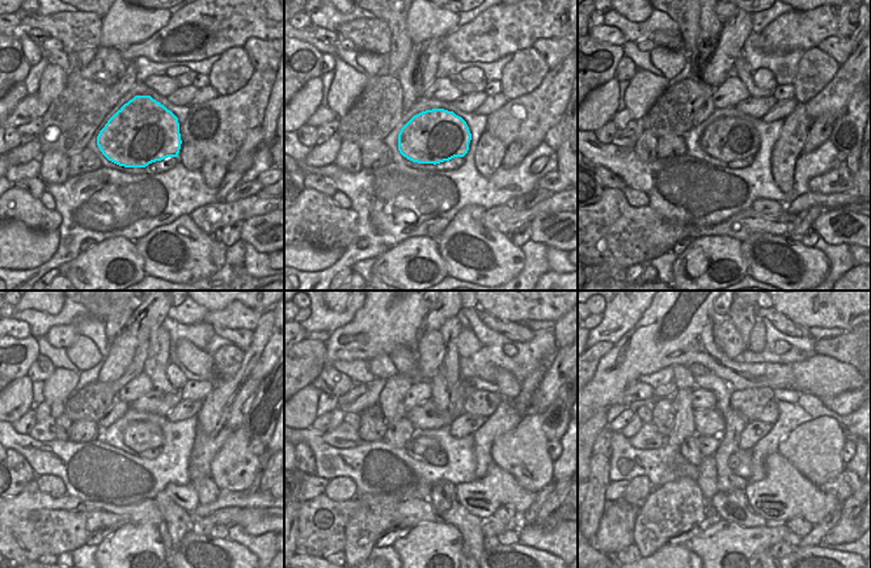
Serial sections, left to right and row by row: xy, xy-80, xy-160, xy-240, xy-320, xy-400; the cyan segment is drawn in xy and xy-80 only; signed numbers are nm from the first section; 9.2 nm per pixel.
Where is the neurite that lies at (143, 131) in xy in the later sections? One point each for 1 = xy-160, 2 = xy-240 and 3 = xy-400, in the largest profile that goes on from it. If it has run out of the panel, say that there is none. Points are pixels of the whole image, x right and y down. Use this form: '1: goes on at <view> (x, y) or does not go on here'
1: goes on at xy-160 (728, 139)
2: goes on at xy-240 (139, 436)
3: goes on at xy-400 (709, 445)

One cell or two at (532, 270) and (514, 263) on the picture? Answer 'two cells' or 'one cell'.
two cells

